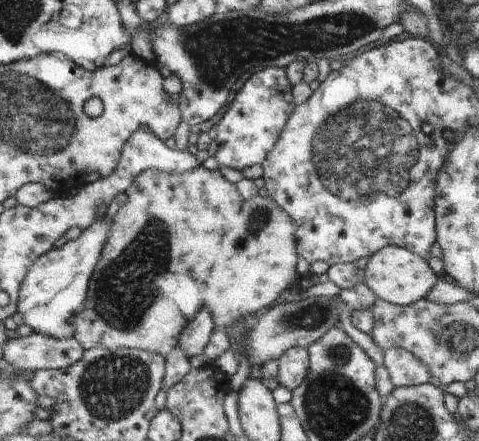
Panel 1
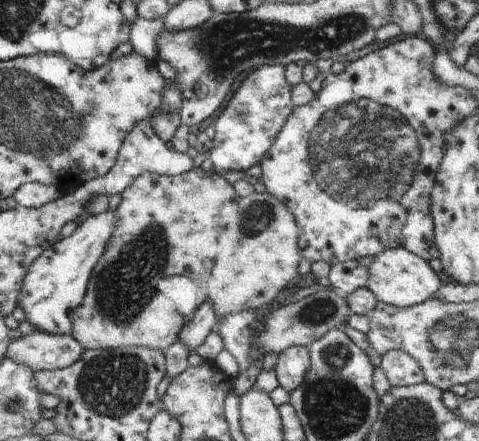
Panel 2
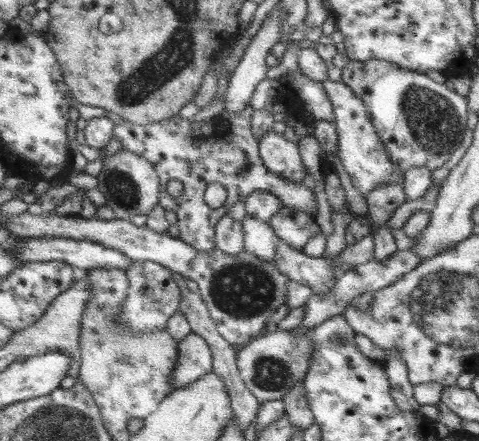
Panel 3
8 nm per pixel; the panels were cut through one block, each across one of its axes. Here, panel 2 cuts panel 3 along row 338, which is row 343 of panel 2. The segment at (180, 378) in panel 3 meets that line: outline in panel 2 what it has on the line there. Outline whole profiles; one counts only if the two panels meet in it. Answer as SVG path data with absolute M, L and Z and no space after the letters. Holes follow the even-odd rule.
M203 304L195 318L187 324L187 328L183 328L181 332L181 342L187 344L187 348L191 348L191 354L195 354L199 348L203 348L203 344L207 344L207 338L219 328L219 316L217 310L213 308L213 304Z

